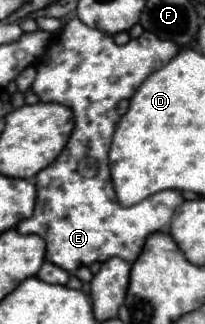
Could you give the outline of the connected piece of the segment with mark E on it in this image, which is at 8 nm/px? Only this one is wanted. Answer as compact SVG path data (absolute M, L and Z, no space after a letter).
M70 19L62 31L52 41L48 53L38 63L38 73L32 83L32 91L40 97L40 101L56 101L64 103L74 111L74 131L60 153L60 157L42 169L36 175L36 209L30 219L24 219L18 223L20 233L34 233L40 235L46 241L46 259L70 273L74 273L78 267L90 267L92 263L104 263L110 257L120 257L128 263L136 261L140 255L140 249L144 247L144 241L148 233L170 231L170 221L174 215L174 209L184 201L178 191L160 191L138 205L122 207L114 195L112 179L110 179L110 163L108 163L108 145L112 141L112 133L116 129L116 123L120 121L120 115L116 113L116 105L124 97L132 97L132 93L140 87L140 81L152 73L152 69L160 69L160 65L166 65L176 53L178 45L172 41L164 41L156 37L154 33L144 33L138 39L128 41L126 45L116 45L110 35L92 29L84 25L80 19Z

